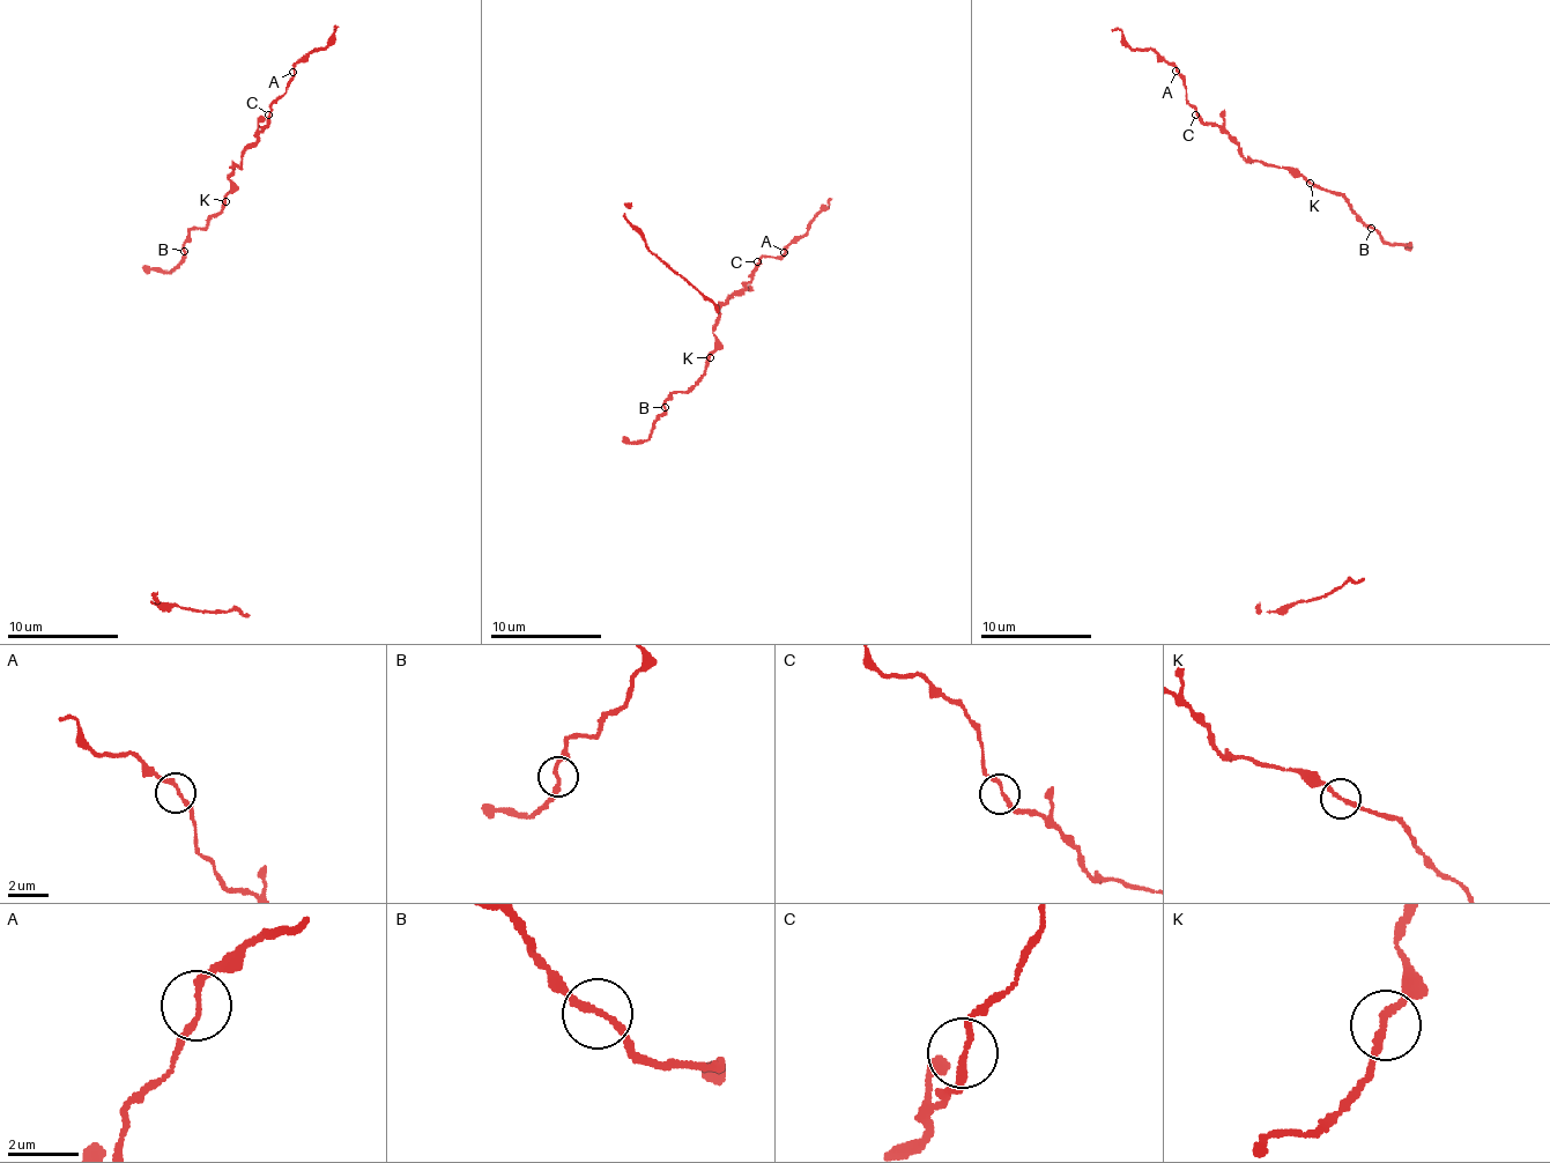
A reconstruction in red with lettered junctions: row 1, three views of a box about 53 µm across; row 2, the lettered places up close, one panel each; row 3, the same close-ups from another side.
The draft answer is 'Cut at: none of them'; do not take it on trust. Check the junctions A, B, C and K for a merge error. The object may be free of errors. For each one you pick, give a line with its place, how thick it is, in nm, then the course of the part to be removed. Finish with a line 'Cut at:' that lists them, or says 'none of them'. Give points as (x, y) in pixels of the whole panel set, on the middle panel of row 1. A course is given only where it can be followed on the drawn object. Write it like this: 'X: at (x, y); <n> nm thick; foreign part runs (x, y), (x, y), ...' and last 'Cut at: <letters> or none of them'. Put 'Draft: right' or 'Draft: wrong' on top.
Draft: wrong
B: at (665, 407); 170 nm thick; foreign part runs (666, 407), (646, 439), (621, 441)
Cut at: B

